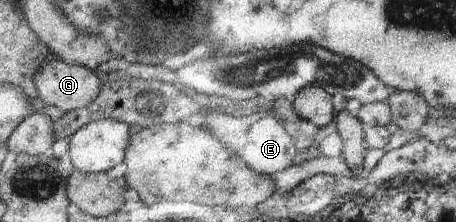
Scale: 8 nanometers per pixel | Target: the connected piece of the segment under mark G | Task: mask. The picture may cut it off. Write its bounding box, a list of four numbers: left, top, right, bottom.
[35,57,101,114]

